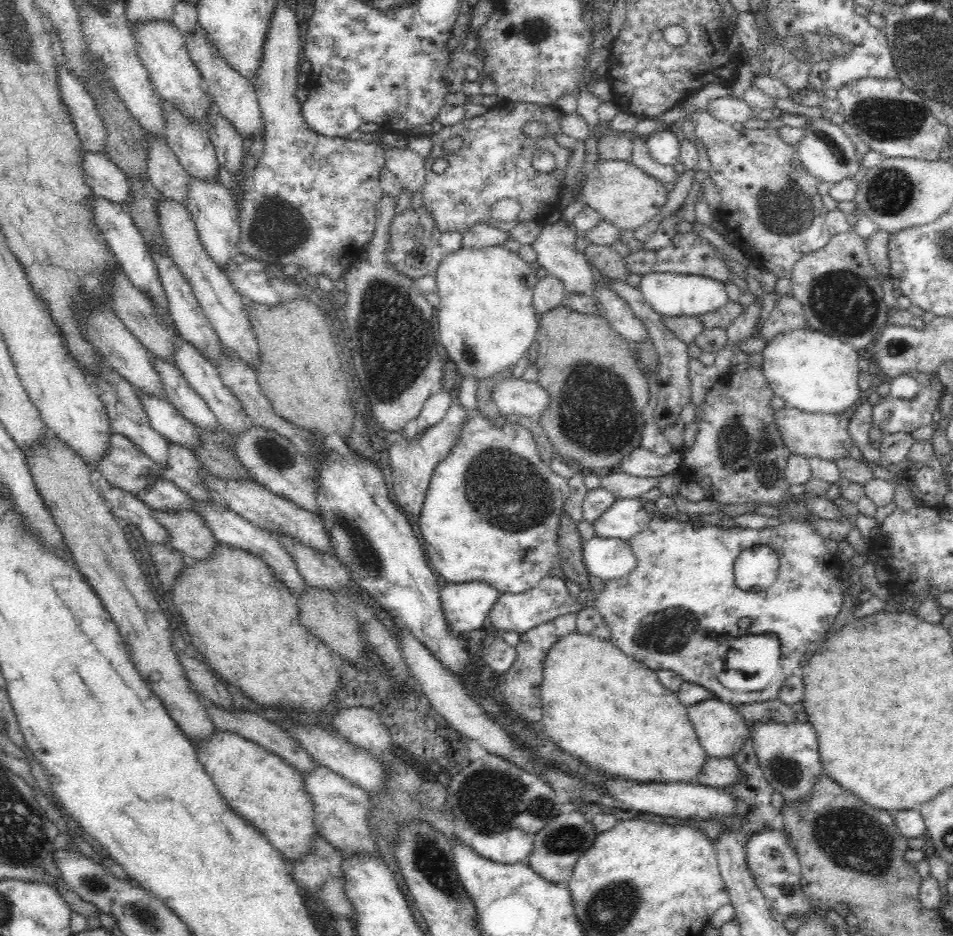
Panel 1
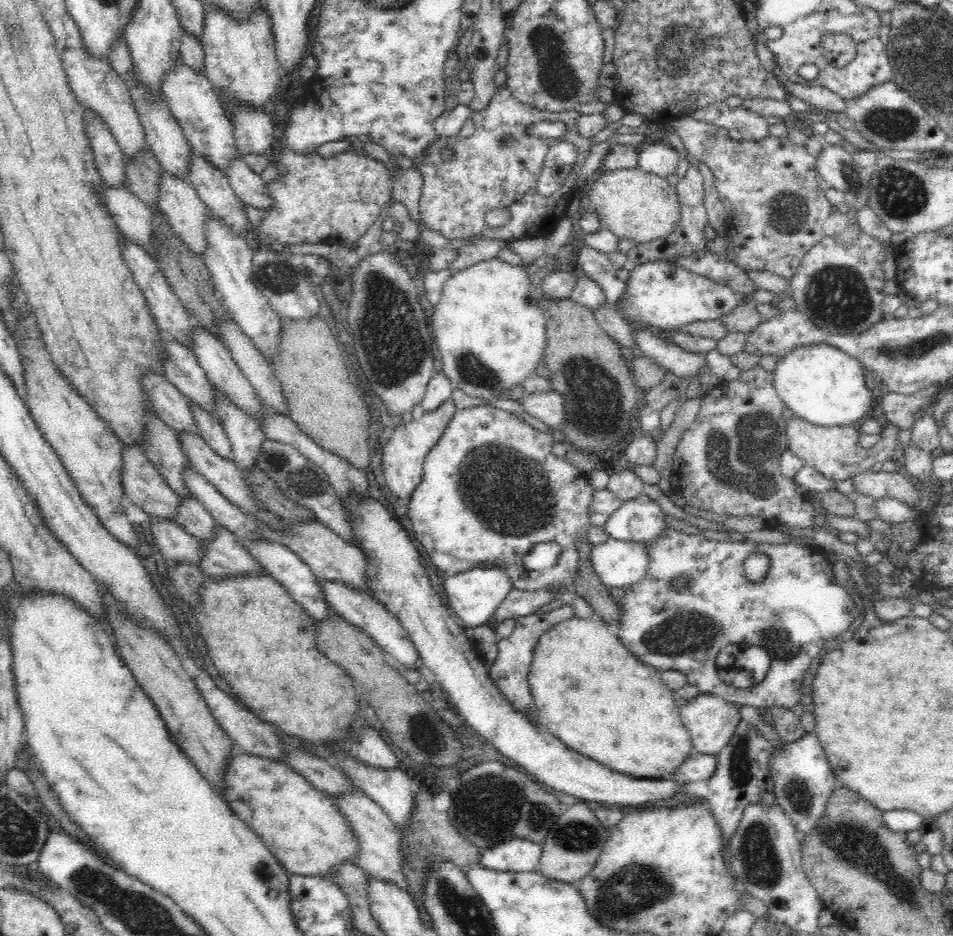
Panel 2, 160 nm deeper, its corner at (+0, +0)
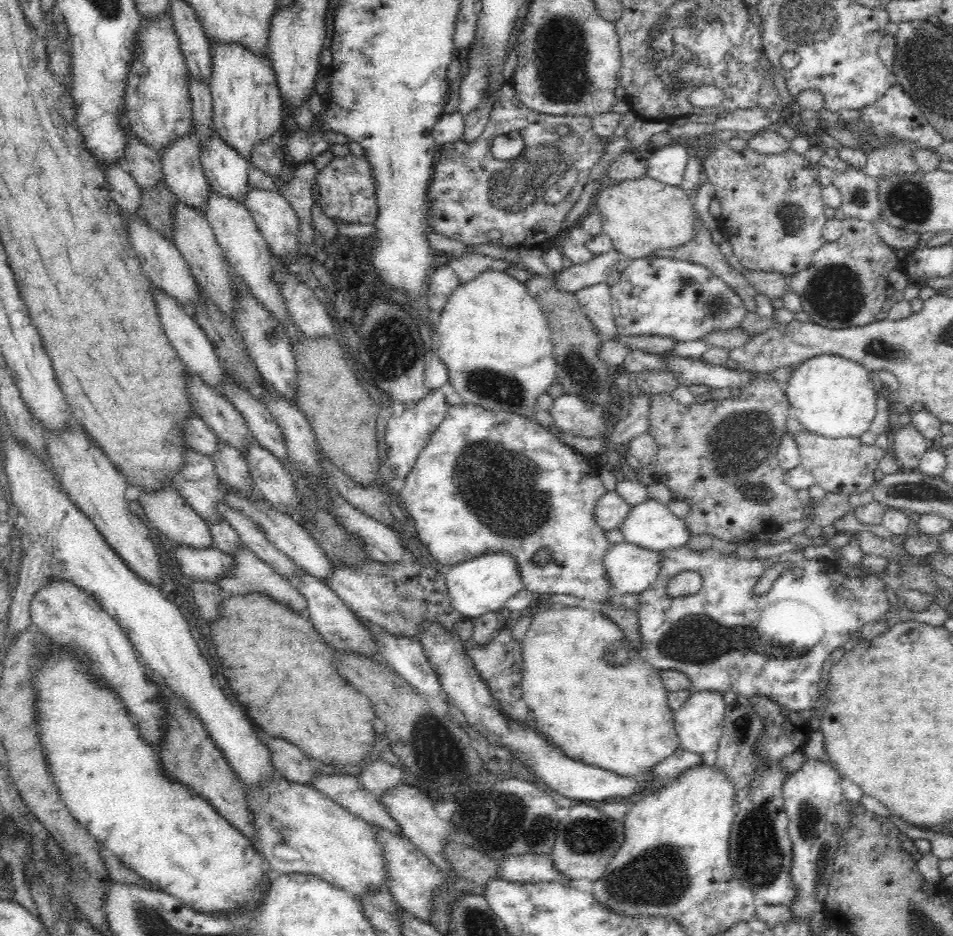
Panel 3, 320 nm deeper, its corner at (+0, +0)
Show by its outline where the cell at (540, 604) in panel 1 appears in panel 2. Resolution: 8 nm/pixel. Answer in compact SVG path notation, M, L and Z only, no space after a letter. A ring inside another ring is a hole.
M514 588L494 612L492 622L499 624L509 618L517 622L517 619L521 618L520 616L528 616L544 604L554 601L557 591L557 589L545 590L542 588L536 592L527 592Z

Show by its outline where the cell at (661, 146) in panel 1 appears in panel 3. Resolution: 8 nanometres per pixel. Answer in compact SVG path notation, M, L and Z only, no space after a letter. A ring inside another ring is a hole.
M679 145L656 148L648 158L646 176L673 187L679 187L690 155L687 148Z

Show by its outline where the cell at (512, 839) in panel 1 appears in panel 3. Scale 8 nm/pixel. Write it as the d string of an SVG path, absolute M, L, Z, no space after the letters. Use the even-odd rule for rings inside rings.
M540 854L508 855L499 863L502 880L513 883L554 882L570 885L570 880L559 874L550 856Z

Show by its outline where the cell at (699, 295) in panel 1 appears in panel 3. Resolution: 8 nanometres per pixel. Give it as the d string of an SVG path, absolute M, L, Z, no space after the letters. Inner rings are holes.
M654 255L634 259L621 272L620 280L609 287L612 295L612 312L617 334L626 336L660 336L677 342L703 340L714 331L725 331L740 327L747 315L744 301L721 278L701 264L675 258Z

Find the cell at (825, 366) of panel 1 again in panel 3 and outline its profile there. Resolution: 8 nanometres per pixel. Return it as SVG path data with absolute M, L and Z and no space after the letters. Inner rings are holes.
M822 353L795 366L790 380L784 386L784 391L795 410L797 422L804 430L833 439L859 438L869 430L876 415L877 392L874 390L876 380L871 379L871 373L866 368L832 353Z

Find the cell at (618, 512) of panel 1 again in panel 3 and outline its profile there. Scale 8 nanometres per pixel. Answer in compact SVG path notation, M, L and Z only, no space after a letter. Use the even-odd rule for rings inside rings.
M651 498L631 507L618 529L626 542L658 552L686 547L692 536L682 518Z

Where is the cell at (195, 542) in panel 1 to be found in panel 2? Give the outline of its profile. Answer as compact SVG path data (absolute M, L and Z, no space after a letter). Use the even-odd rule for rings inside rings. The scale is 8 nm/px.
M222 525L215 528L215 537L211 541L203 541L203 545L207 549L198 567L208 580L224 582L240 576L267 574L240 539Z

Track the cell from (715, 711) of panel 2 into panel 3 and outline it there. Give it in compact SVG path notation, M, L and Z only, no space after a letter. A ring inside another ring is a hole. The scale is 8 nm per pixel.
M692 690L682 707L674 712L674 733L678 735L680 748L699 755L717 750L723 735L725 709L726 704L722 693Z

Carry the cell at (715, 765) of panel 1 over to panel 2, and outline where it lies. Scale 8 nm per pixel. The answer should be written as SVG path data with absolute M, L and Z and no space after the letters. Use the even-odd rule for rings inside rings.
M690 750L690 754L682 760L678 768L672 768L670 776L679 784L685 782L696 782L710 778L716 770L716 757L697 753L696 750Z

